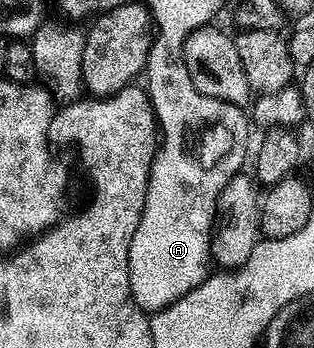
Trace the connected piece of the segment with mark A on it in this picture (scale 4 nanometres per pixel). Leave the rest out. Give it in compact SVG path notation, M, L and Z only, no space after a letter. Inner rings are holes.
M153 45L143 73L149 76L147 92L163 140L149 172L143 215L131 239L129 278L135 303L153 315L203 284L210 272L209 239L217 200L223 187L242 172L251 121L242 106L211 99L197 90L187 71L185 47L157 59Z

